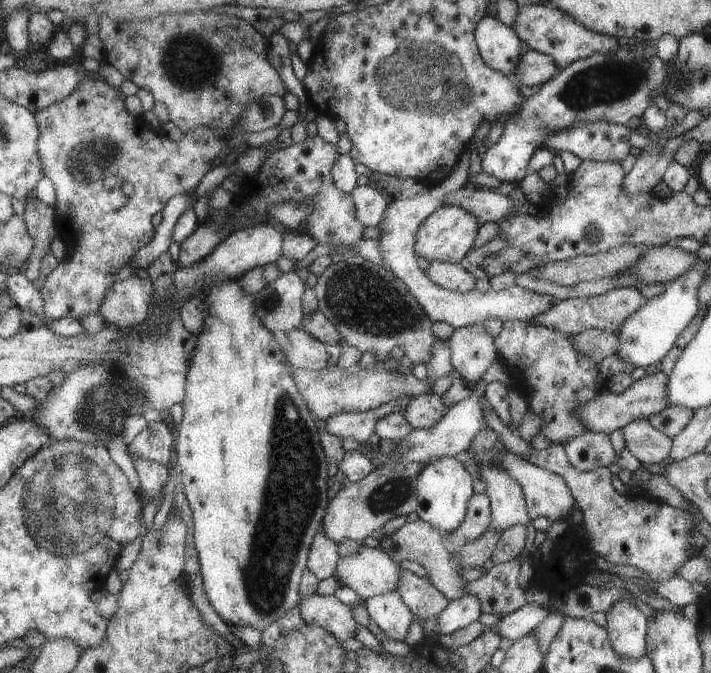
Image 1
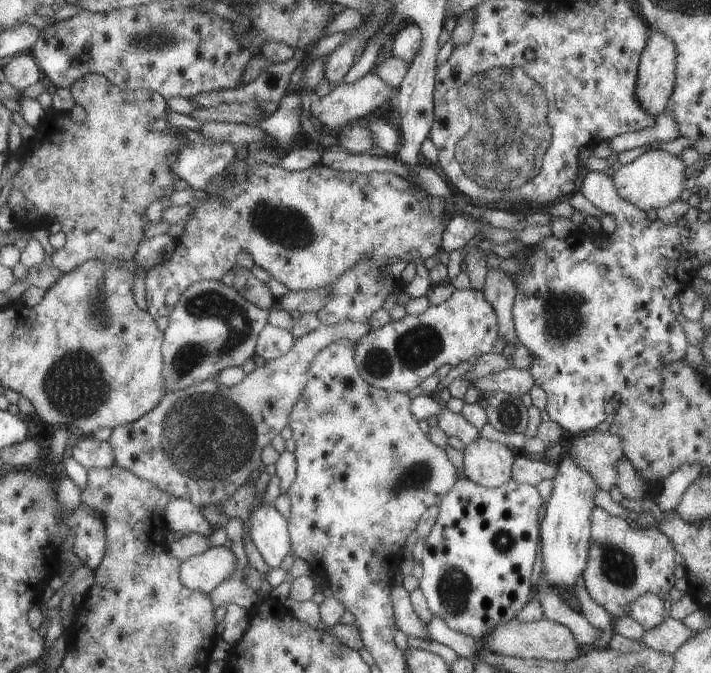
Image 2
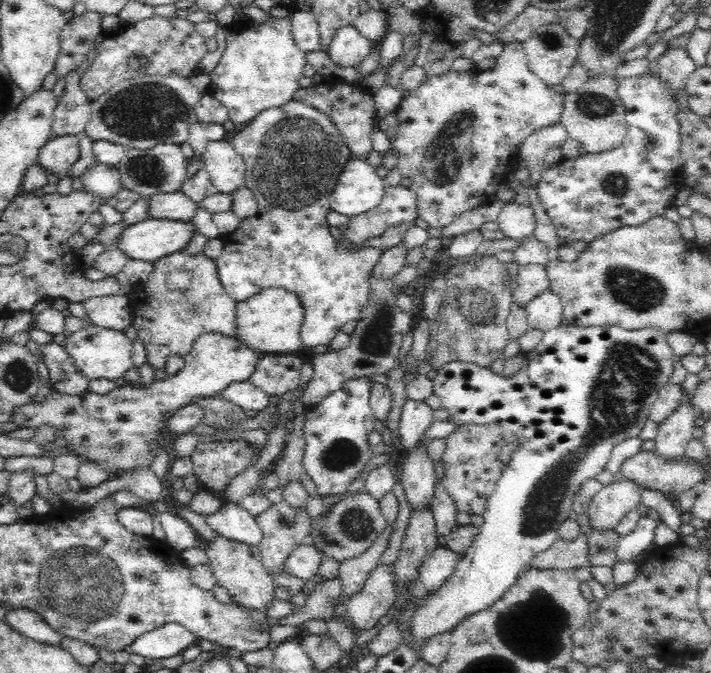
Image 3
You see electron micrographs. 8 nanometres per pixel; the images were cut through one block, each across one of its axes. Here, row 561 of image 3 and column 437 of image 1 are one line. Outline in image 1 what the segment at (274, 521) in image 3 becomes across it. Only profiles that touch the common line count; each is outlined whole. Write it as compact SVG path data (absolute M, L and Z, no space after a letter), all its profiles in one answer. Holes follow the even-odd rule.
M429 262L423 275L433 284L447 291L467 293L474 288L471 277L458 263Z

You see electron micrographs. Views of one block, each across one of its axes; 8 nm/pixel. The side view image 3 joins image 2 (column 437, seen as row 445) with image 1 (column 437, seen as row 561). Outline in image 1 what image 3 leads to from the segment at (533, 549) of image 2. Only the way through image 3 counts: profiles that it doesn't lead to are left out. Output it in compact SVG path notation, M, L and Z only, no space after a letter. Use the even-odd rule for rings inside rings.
M460 457L435 458L419 470L416 481L416 508L417 516L424 522L429 522L433 530L440 534L453 532L465 519L468 502L472 499L471 474L460 461Z

